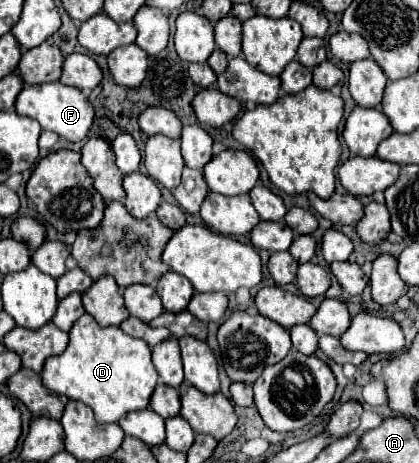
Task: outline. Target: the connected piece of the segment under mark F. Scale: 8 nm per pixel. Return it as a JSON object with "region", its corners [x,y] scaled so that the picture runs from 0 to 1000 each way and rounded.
{"region":[[[115,177],[115,181],[86,181],[86,186],[62,181],[38,212],[38,242],[48,251],[67,251],[86,259],[100,272],[100,281],[134,285],[138,294],[167,307],[200,302],[224,259],[224,233],[215,216],[186,190],[172,190],[143,177]]]}

